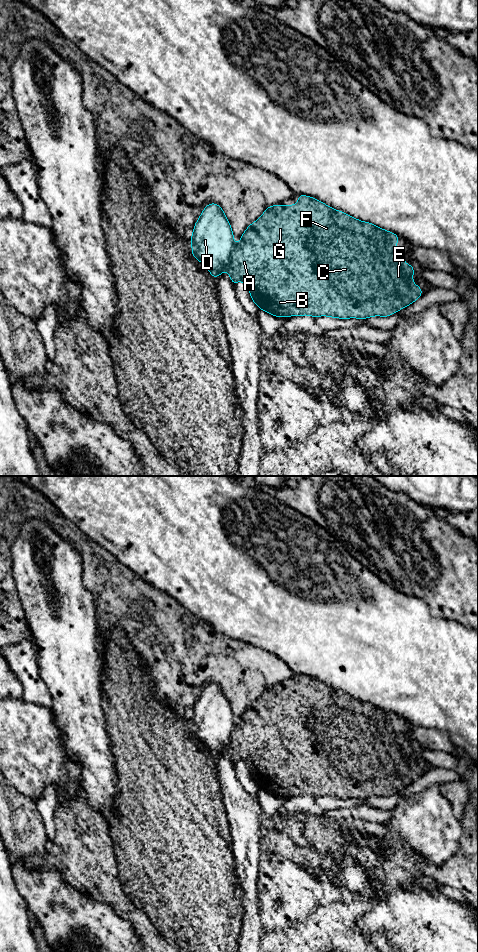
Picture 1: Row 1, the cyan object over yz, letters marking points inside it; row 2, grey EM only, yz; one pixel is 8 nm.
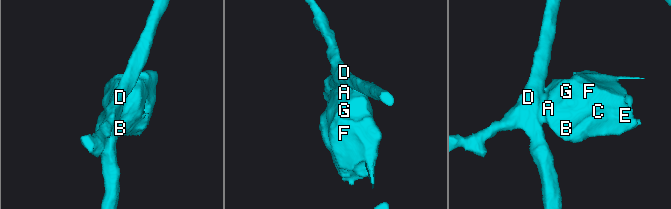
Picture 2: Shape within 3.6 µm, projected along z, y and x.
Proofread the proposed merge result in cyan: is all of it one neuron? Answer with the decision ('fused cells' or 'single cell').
fused cells

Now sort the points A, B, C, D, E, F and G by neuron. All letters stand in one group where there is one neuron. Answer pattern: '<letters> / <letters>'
A B C E F G / D

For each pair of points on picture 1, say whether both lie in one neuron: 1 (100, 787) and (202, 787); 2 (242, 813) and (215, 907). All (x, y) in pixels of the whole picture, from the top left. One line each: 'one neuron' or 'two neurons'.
1: two neurons
2: two neurons

